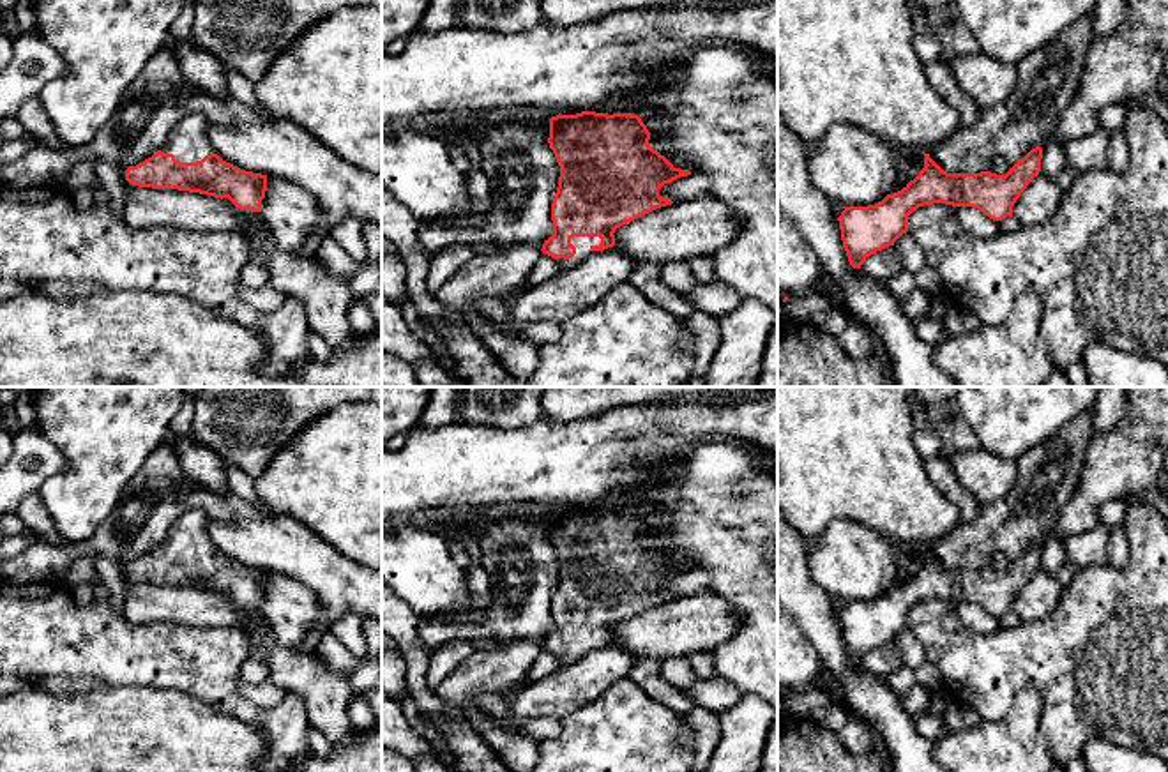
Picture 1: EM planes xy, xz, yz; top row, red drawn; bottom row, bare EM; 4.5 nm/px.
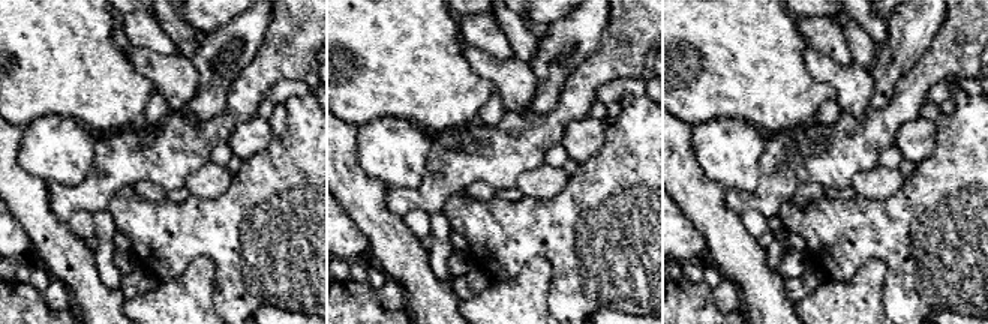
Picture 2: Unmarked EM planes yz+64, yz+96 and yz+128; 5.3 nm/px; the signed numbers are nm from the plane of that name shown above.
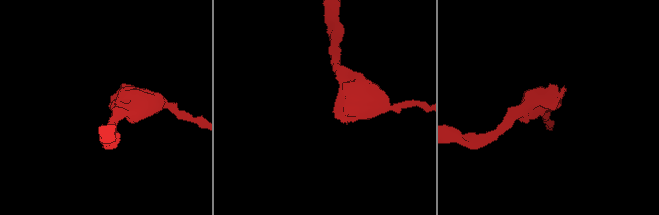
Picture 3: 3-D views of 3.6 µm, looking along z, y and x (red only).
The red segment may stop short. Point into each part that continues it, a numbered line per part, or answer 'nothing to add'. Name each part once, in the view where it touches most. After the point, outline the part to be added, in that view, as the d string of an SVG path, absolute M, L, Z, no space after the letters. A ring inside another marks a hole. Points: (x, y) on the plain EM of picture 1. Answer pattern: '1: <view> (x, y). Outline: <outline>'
1: xz (582, 640). Outline: M573 632L571 640L576 643L576 650L573 654L569 654L569 655L558 654L560 666L571 664L574 661L580 661L588 652L597 648L592 643L599 641L601 634L599 632Z

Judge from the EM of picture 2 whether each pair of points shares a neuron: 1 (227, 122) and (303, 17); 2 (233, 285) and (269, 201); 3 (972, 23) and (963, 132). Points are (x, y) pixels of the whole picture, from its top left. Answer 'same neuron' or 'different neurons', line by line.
1: same neuron
2: same neuron
3: different neurons

